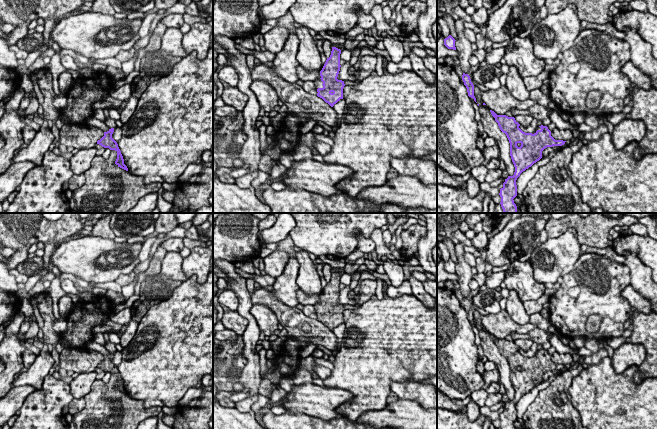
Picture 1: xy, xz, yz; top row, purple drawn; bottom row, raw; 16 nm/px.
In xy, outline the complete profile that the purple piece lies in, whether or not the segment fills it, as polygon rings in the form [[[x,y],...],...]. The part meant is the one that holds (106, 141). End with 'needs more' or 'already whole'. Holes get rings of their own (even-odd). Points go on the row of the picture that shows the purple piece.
[[[114,128],[109,129],[107,132],[104,132],[104,136],[97,141],[97,144],[101,145],[104,148],[109,148],[110,150],[115,150],[117,152],[117,159],[115,161],[115,164],[128,171],[127,166],[124,164],[124,159],[121,154],[121,151],[118,147],[117,142],[112,138],[112,134],[114,132]]]; already whole

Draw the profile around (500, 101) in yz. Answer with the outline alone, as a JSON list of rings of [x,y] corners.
[[[506,85],[497,90],[481,91],[481,97],[486,106],[497,115],[505,115],[512,109],[527,110],[537,104],[536,100],[519,101],[515,99]]]

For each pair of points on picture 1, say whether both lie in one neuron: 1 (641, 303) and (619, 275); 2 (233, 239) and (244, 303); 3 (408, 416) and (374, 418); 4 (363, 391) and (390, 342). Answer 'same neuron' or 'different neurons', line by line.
1: different neurons
2: different neurons
3: same neuron
4: same neuron

